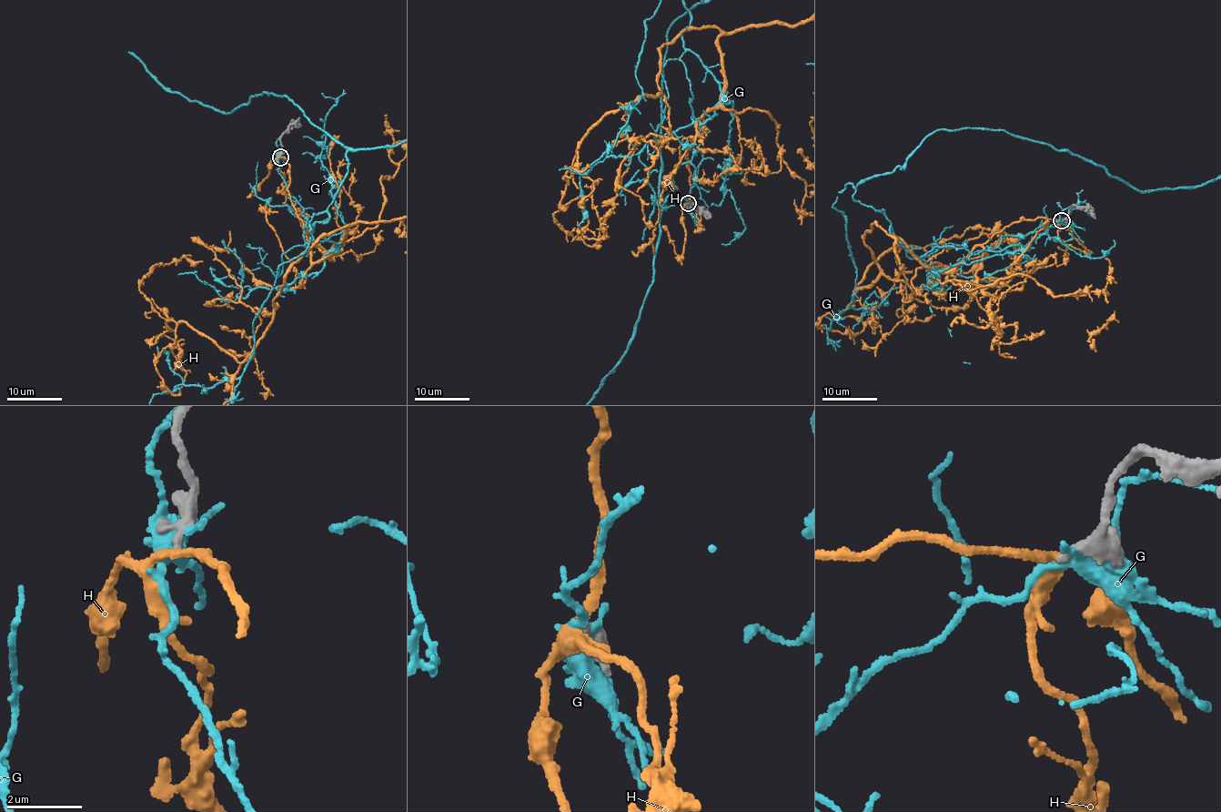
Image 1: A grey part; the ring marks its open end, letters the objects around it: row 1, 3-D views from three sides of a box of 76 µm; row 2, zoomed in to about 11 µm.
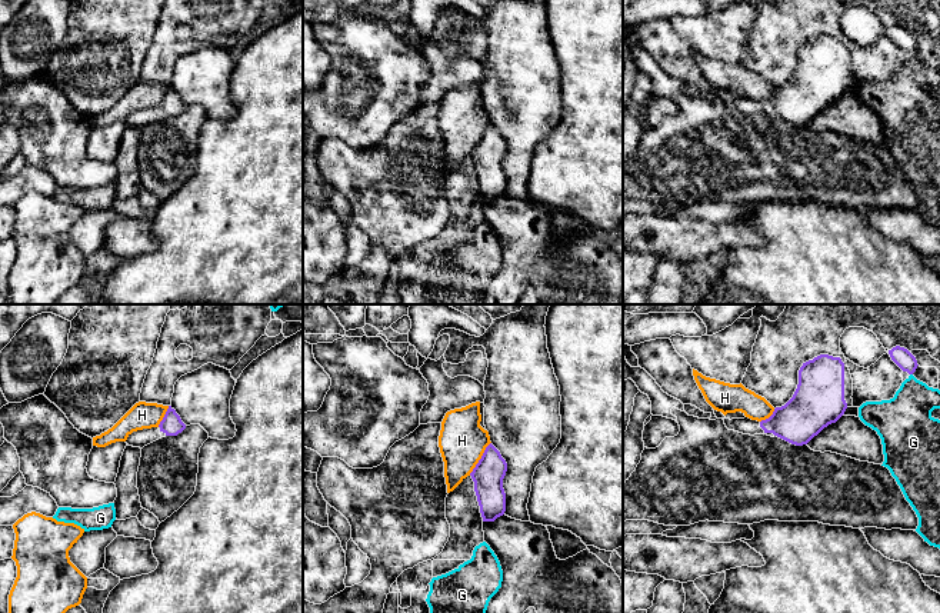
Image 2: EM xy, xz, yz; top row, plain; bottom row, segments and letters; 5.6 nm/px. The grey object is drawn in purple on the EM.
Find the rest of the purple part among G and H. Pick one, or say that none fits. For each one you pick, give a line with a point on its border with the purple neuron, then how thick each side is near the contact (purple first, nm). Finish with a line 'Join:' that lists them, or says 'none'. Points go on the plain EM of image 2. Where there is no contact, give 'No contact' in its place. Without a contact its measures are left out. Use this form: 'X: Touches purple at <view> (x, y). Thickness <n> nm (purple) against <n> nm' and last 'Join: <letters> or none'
Join: none

